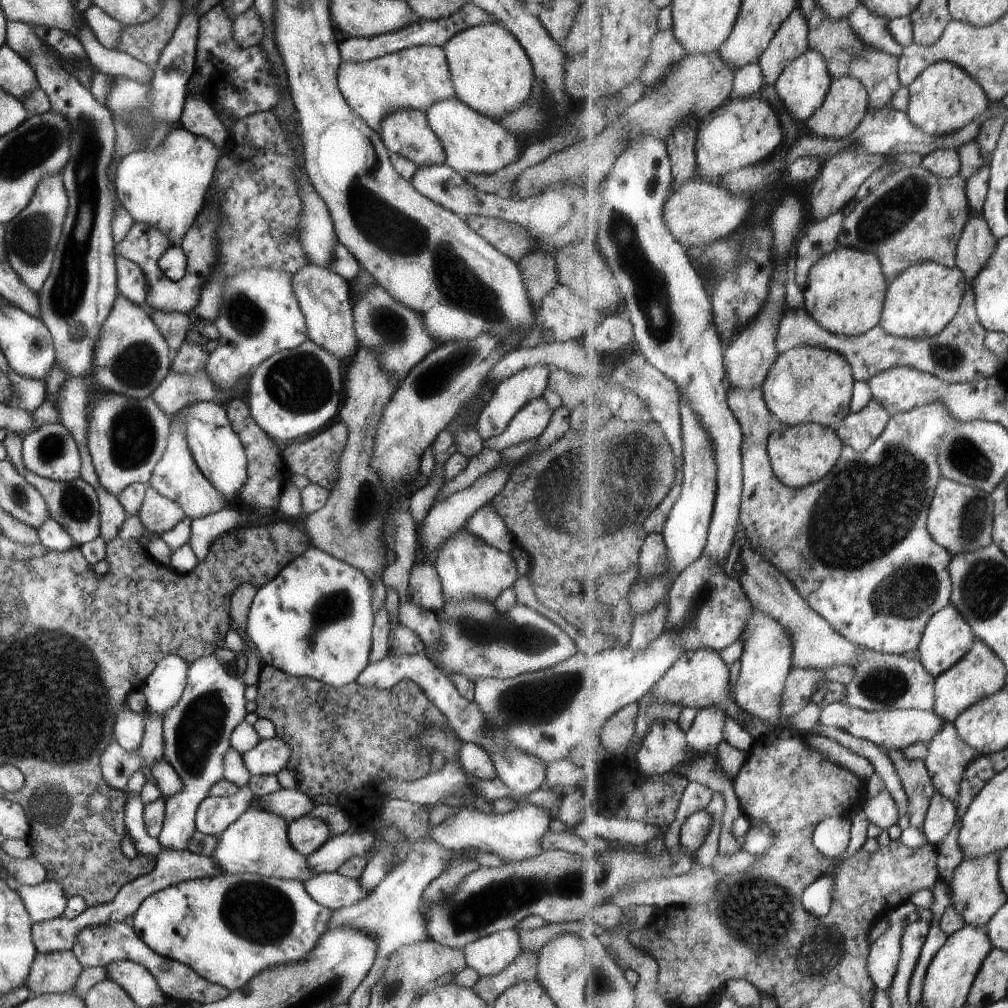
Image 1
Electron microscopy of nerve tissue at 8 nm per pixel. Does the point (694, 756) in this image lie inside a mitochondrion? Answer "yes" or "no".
no

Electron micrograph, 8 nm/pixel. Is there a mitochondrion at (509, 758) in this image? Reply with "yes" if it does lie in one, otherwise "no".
yes

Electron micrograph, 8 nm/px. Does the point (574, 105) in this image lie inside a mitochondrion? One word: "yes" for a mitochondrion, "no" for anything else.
no

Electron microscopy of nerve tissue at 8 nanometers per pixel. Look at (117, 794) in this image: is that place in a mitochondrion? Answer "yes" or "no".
no

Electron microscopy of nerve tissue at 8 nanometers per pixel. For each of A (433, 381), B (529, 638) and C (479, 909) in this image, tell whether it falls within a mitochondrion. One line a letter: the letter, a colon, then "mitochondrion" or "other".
A: mitochondrion
B: mitochondrion
C: mitochondrion

